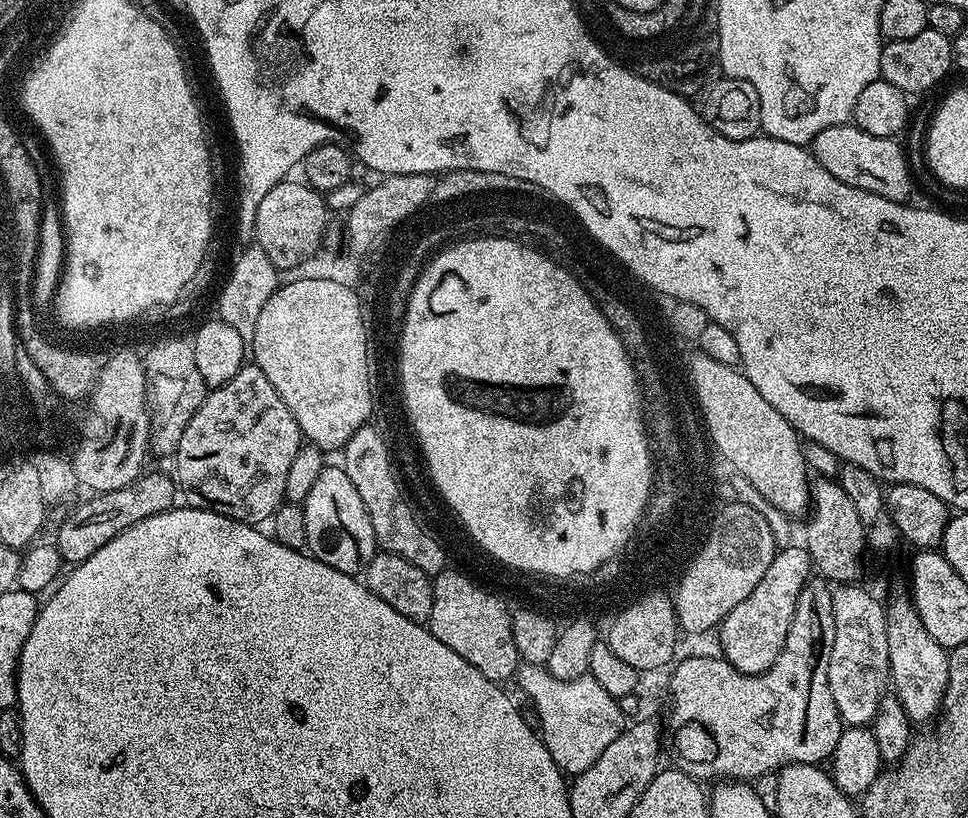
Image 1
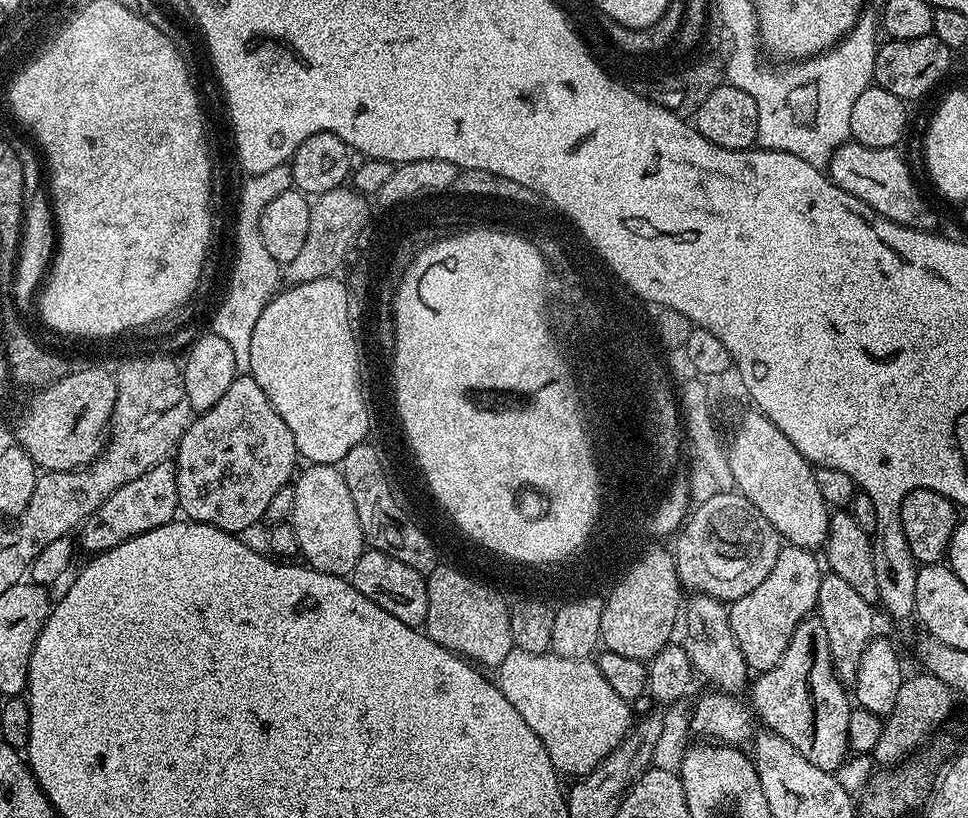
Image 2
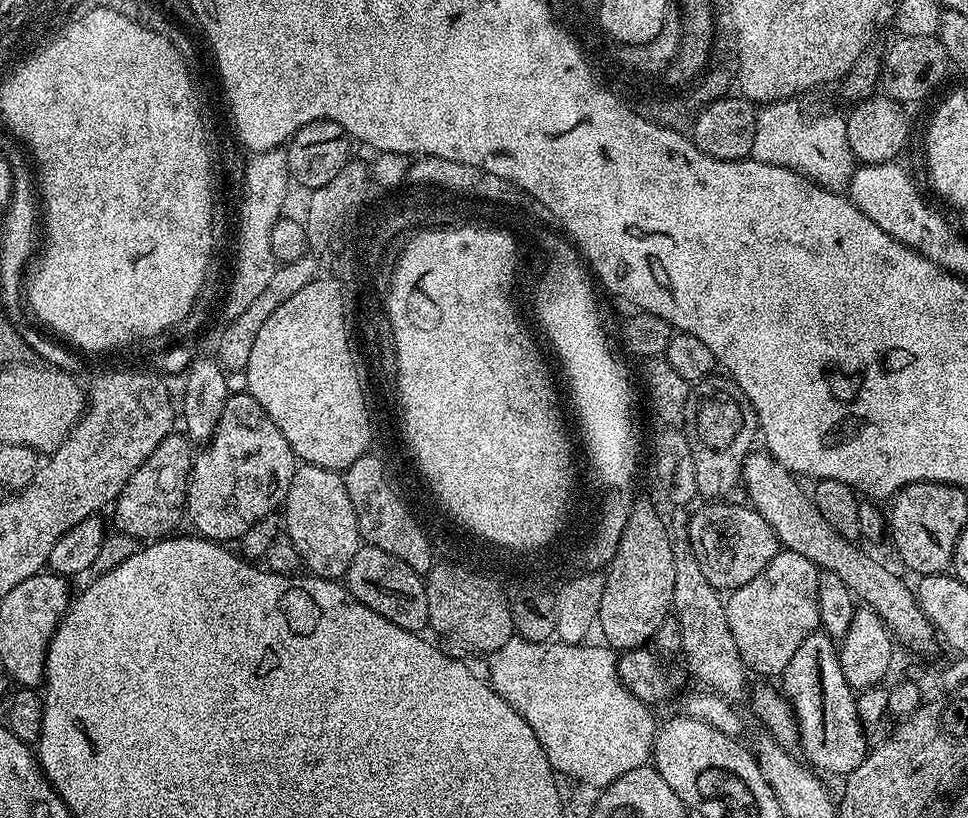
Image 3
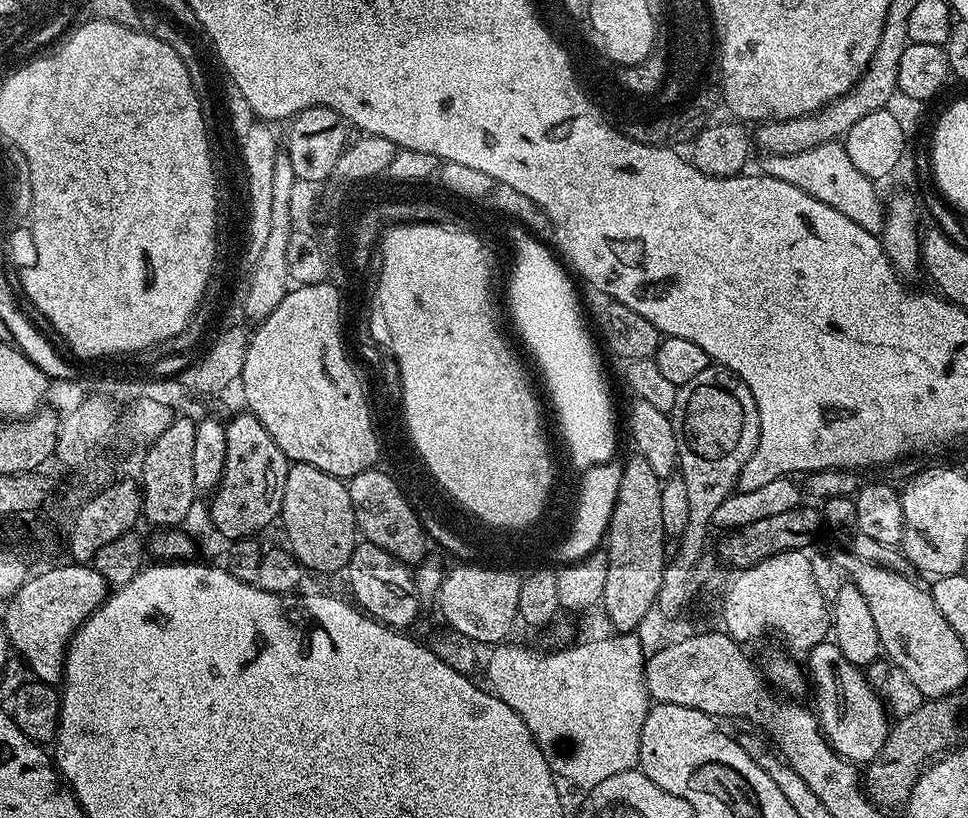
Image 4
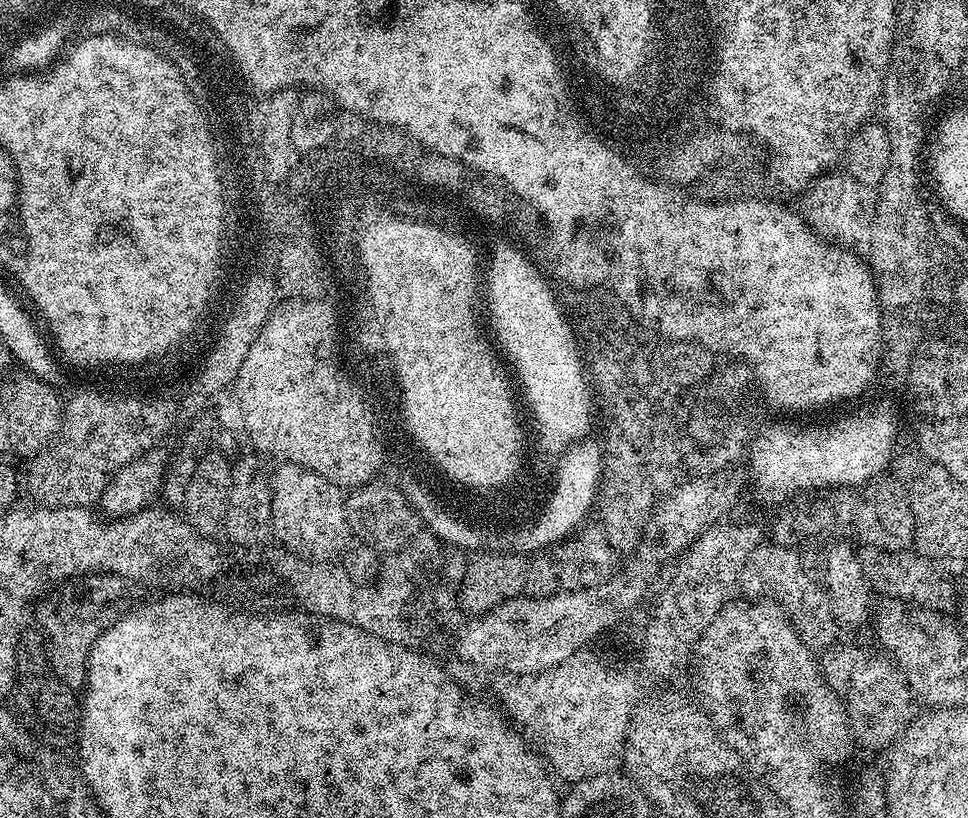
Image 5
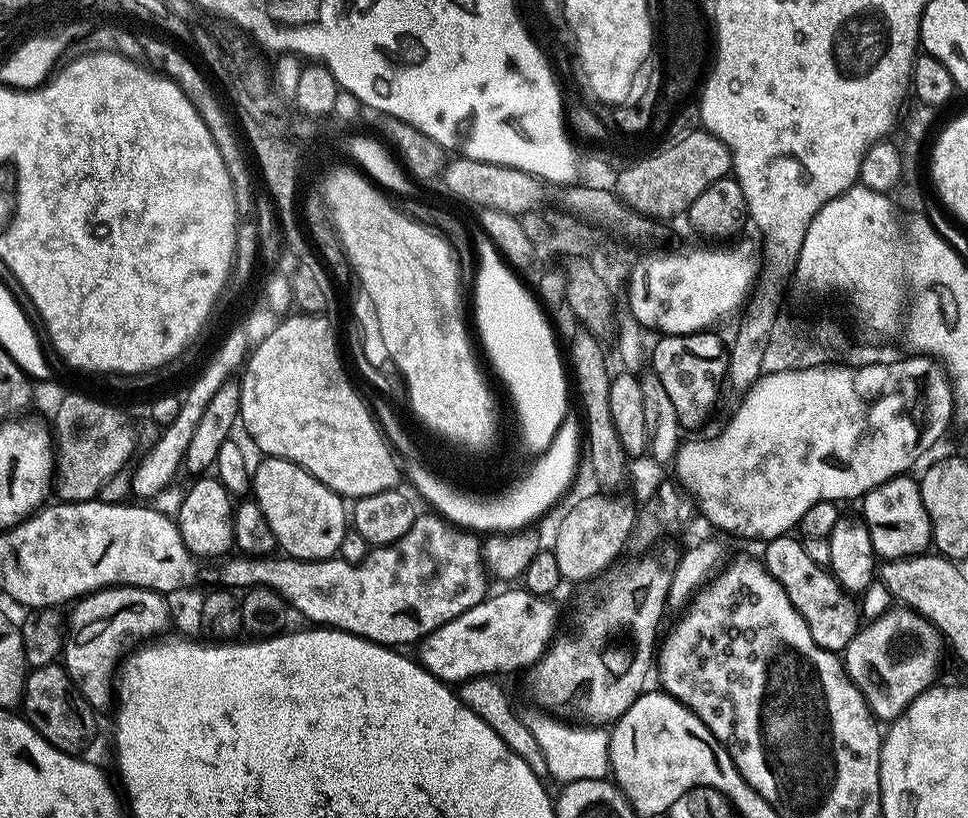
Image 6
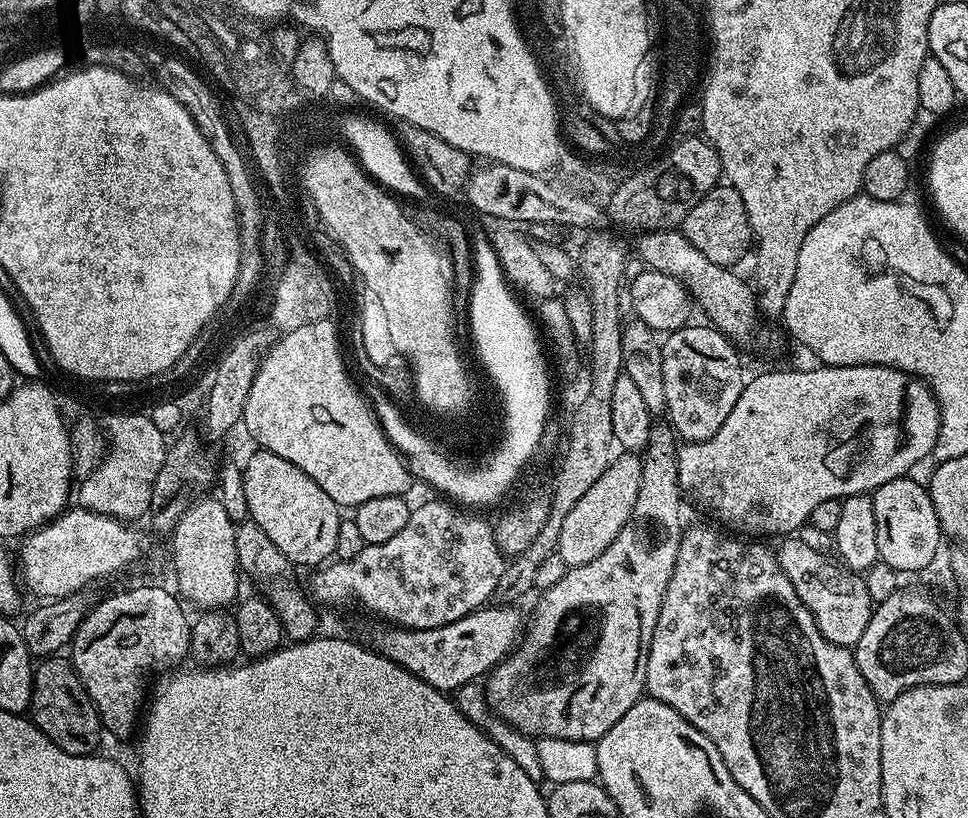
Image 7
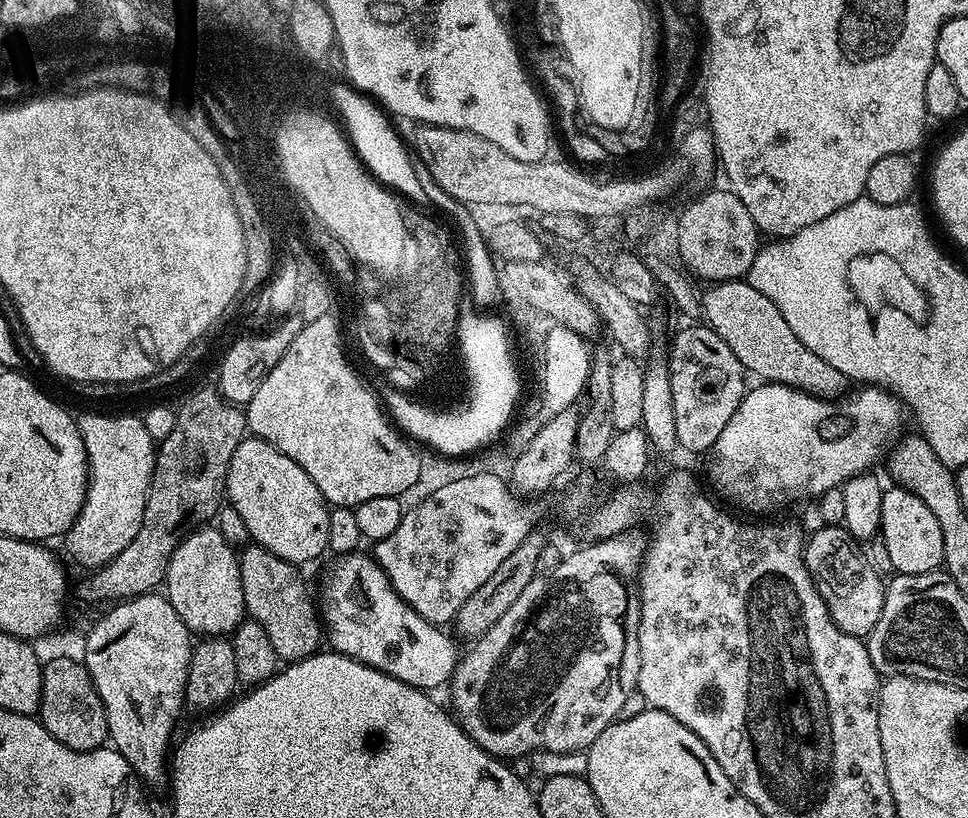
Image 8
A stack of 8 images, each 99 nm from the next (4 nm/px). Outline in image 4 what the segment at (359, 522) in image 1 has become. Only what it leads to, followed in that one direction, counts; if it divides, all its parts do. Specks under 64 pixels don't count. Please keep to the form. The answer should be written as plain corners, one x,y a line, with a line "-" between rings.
293,463
286,474
278,520
281,525
284,523
287,547
305,569
340,573
347,569
350,554
358,543
358,533
345,481
309,464

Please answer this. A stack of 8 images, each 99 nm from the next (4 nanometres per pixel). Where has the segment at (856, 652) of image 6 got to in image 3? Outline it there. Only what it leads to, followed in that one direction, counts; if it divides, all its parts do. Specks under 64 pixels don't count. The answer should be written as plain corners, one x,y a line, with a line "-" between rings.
817,630
798,646
794,653
798,654
798,662
802,662
802,672
804,680
808,682
798,682
798,690
810,690
812,694
818,694
818,678
830,678
826,680
828,692
824,696
822,706
822,716
824,716
824,732
808,732
808,720
810,720
810,706
804,706
806,710
800,710
800,715
796,716
796,721
800,727
799,747
804,748
804,757
817,773
833,772
839,778
847,778
869,754
869,742
866,735
865,725
860,723
860,715
856,709
857,693
846,682
846,674
842,674
840,665
840,654
833,637

